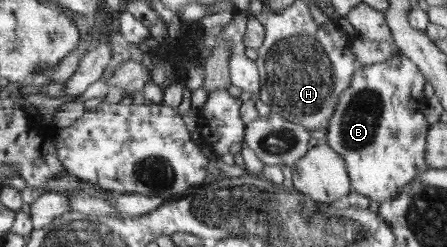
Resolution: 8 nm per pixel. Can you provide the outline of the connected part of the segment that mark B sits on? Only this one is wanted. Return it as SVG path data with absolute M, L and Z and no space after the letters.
M398 53L384 62L368 64L356 71L350 87L336 103L336 111L330 119L330 126L326 128L326 143L346 160L353 191L372 202L383 204L396 198L404 188L430 169L426 161L426 148L431 125L426 122L424 113L429 111L431 104L424 96L426 82L428 78L419 66L406 55Z

